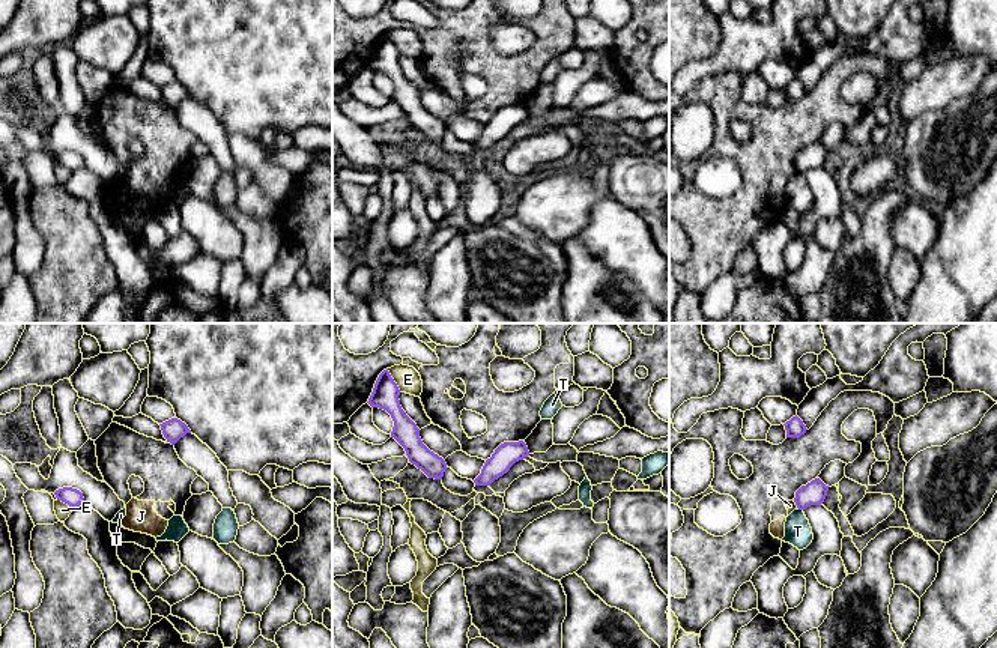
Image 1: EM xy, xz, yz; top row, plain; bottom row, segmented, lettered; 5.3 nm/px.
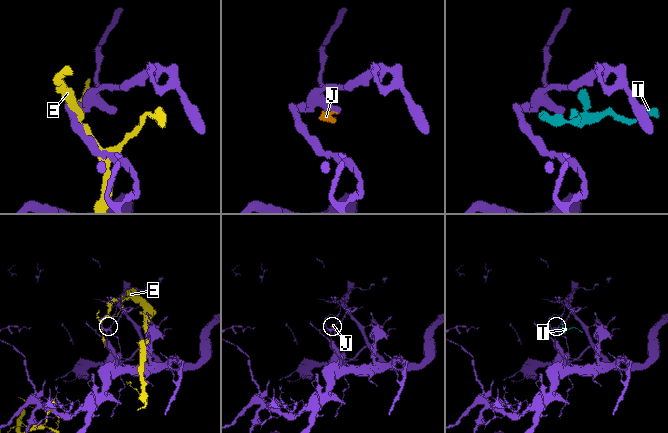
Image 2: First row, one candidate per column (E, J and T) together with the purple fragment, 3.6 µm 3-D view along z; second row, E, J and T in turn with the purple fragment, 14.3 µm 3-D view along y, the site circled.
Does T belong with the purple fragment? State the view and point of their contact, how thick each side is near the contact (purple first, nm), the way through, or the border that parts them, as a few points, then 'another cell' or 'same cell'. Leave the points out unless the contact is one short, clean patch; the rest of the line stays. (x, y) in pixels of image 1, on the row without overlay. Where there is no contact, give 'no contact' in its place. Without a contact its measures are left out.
yz (800, 172) | 130/140 nm | another cell

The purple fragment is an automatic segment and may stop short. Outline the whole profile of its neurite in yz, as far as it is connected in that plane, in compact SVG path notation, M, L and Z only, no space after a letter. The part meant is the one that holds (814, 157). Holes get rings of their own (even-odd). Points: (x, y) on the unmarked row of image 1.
M815 141L795 155L794 165L799 173L805 173L811 168L821 168L827 159L827 155L829 149L826 149L820 141Z

